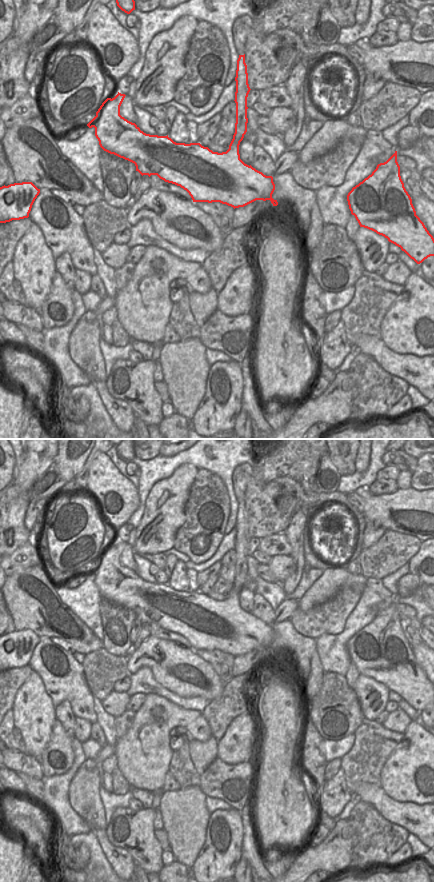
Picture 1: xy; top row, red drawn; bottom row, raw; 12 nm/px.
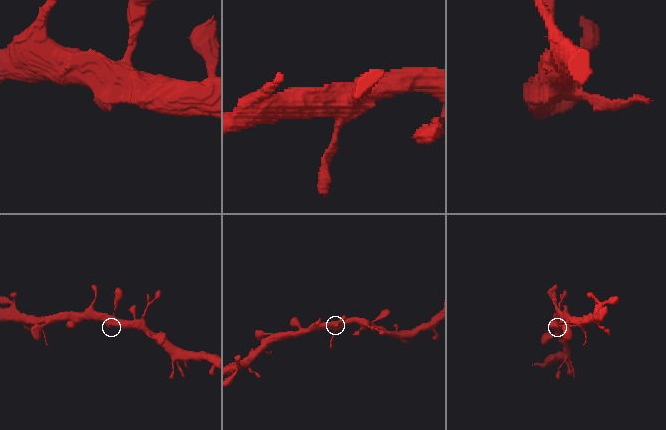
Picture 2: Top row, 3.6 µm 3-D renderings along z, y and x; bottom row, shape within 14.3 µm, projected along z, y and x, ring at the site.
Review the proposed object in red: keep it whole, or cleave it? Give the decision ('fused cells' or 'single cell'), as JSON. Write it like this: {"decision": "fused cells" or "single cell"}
{"decision": "single cell"}

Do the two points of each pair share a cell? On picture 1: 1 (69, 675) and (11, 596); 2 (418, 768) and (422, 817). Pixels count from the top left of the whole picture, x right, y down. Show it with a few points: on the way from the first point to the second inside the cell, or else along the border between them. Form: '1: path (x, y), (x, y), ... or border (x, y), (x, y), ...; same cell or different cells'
1: border (40, 636), (48, 636), (50, 638); different cells
2: border (398, 801), (411, 801), (423, 804); different cells

